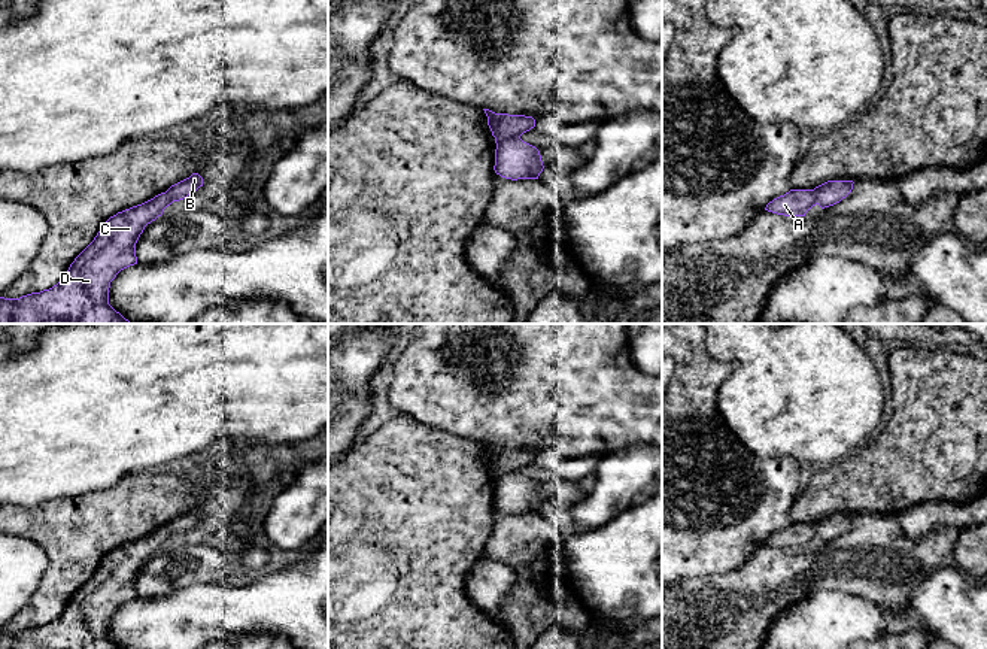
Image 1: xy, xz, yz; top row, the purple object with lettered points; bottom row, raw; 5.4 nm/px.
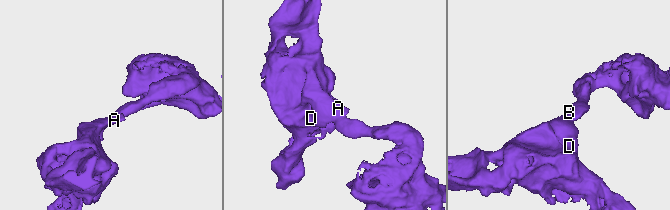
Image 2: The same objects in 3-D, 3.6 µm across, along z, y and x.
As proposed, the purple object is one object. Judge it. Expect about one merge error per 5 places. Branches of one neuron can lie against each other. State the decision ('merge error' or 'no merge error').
merge error

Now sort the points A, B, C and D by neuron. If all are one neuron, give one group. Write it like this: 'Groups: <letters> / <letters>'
Groups: A C D / B

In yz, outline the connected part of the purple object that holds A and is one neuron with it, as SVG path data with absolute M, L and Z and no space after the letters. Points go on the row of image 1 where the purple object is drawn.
M790 189L769 201L765 210L784 216L805 216L817 204L813 189Z

